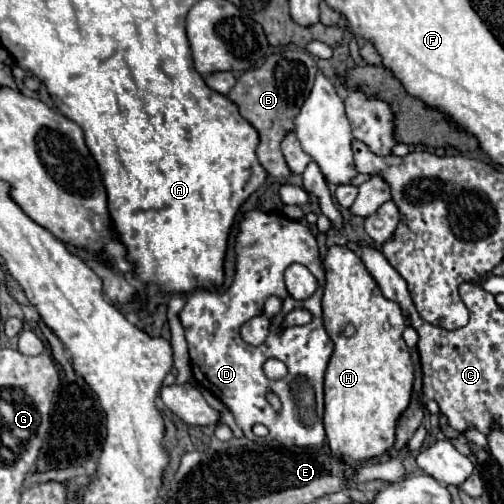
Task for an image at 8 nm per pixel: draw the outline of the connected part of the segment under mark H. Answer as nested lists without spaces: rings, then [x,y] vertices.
[[[330,247],[322,262],[326,271],[326,287],[322,297],[324,327],[334,341],[334,353],[330,357],[324,381],[326,413],[324,427],[328,445],[334,453],[350,457],[354,461],[370,461],[388,453],[396,441],[396,421],[404,413],[413,393],[414,368],[410,361],[408,345],[402,341],[406,319],[400,305],[386,299],[376,281],[366,271],[362,259],[348,247]]]

